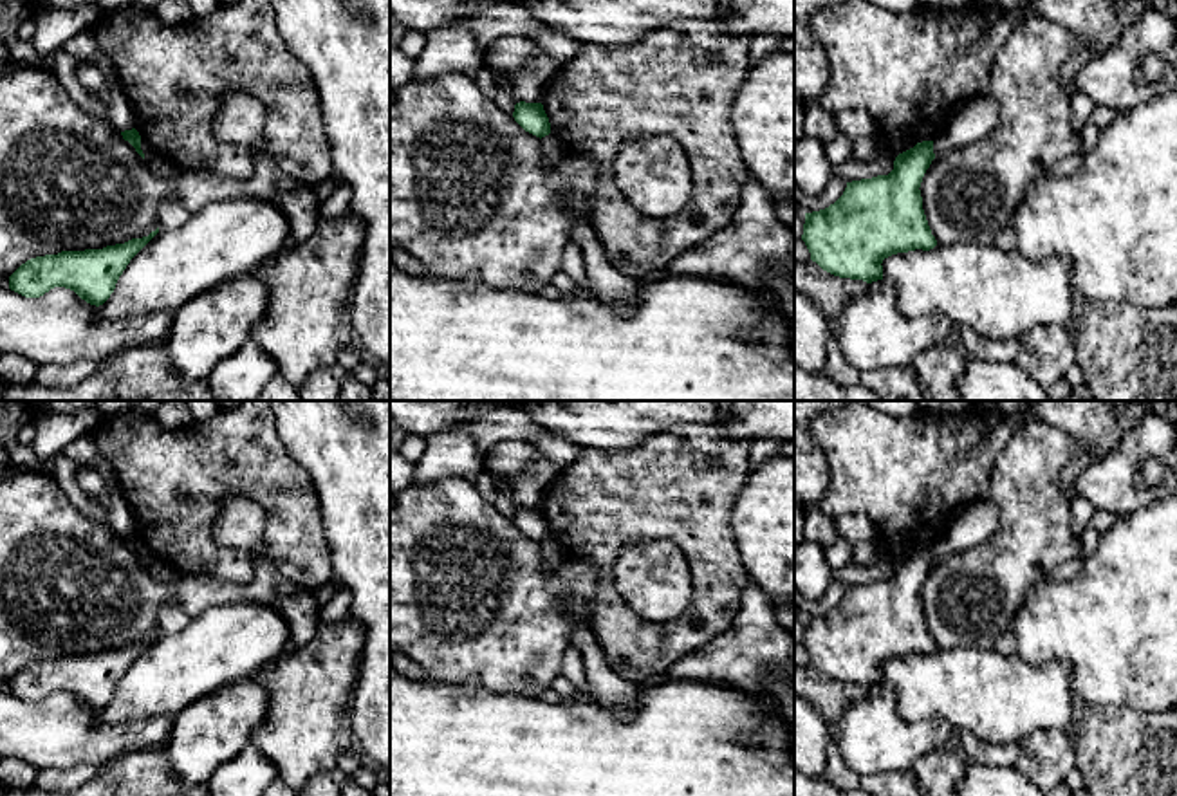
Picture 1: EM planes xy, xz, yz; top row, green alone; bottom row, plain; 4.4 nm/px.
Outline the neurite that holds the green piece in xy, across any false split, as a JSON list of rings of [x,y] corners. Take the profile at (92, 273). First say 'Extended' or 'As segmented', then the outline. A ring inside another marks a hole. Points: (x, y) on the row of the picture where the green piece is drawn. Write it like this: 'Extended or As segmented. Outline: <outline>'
As segmented. Outline: [[[159,227],[148,236],[103,249],[61,251],[31,258],[9,276],[9,289],[25,298],[40,298],[54,287],[65,287],[87,303],[99,307],[114,292],[130,260],[157,233]]]

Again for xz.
As segmented. Outline: [[[520,101],[514,105],[513,117],[525,132],[540,139],[551,134],[551,123],[542,103]]]

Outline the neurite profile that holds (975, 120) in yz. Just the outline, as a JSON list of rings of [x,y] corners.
[[[993,97],[971,99],[957,108],[946,128],[933,139],[935,157],[951,148],[987,137],[998,125],[998,103]]]

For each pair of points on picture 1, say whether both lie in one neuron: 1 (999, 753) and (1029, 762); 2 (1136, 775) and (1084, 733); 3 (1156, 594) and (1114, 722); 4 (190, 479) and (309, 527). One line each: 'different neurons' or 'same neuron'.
1: different neurons
2: same neuron
3: different neurons
4: same neuron

